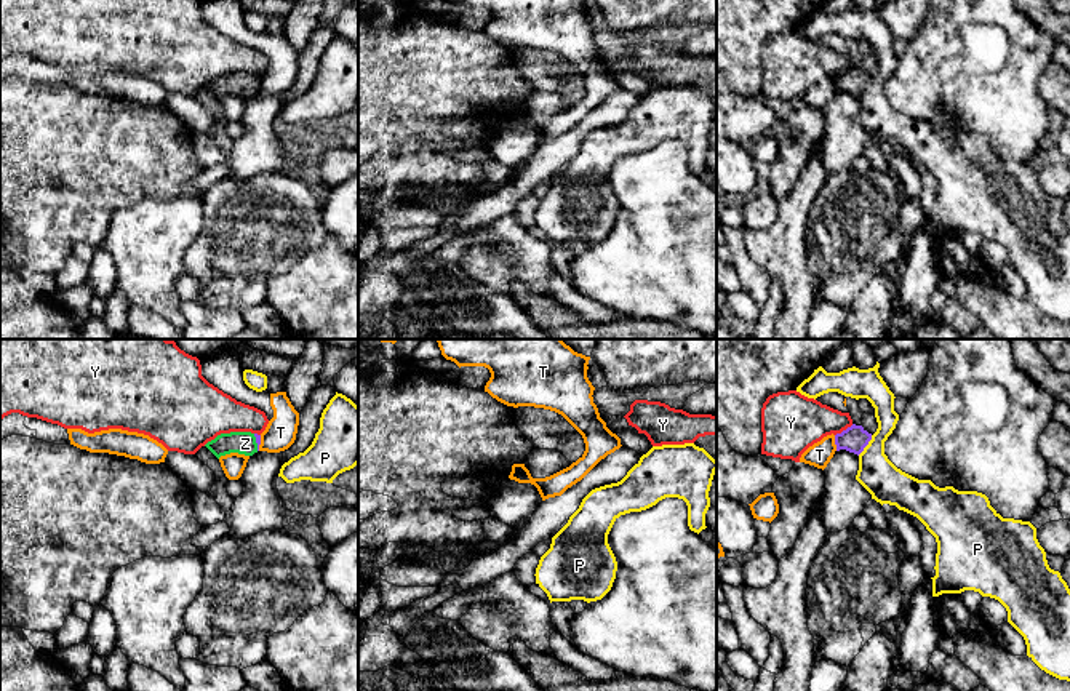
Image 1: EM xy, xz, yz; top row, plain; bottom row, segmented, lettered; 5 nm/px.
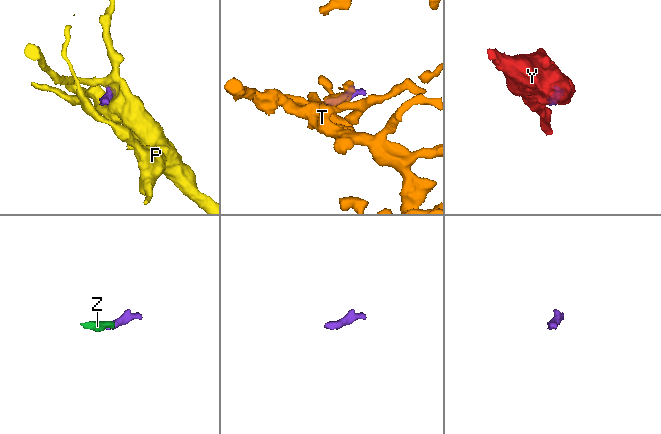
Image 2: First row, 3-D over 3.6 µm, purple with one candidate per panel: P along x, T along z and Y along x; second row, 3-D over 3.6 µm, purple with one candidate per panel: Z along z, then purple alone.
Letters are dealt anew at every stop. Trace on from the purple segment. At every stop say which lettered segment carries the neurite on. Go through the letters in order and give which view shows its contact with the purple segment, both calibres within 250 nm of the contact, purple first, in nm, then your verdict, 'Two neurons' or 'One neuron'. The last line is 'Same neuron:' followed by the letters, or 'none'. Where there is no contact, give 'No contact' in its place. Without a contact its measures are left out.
P: Touches purple in yz. Thickness 140 nm (purple) against 200 nm. Two neurons
T: Touches purple in yz. Thickness 140 nm (purple) against 120 nm. Two neurons
Y: Touches purple in yz. Thickness 140 nm (purple) against 280 nm. Two neurons
Z: Touches purple in xy. Thickness 30 nm (purple) against 110 nm. One neuron
Same neuron: Z

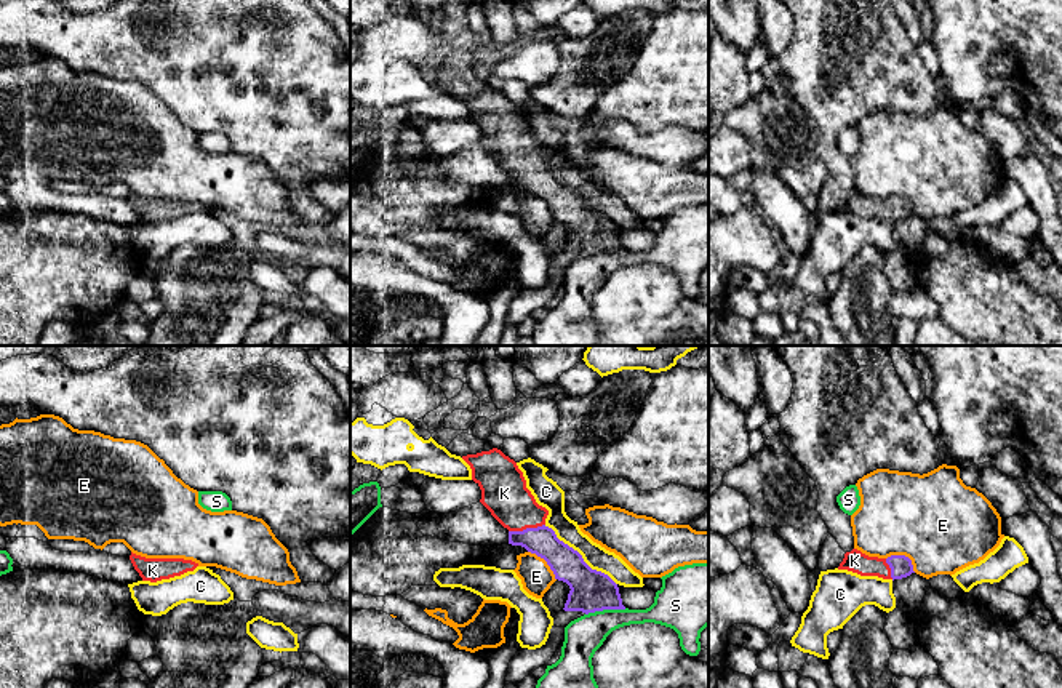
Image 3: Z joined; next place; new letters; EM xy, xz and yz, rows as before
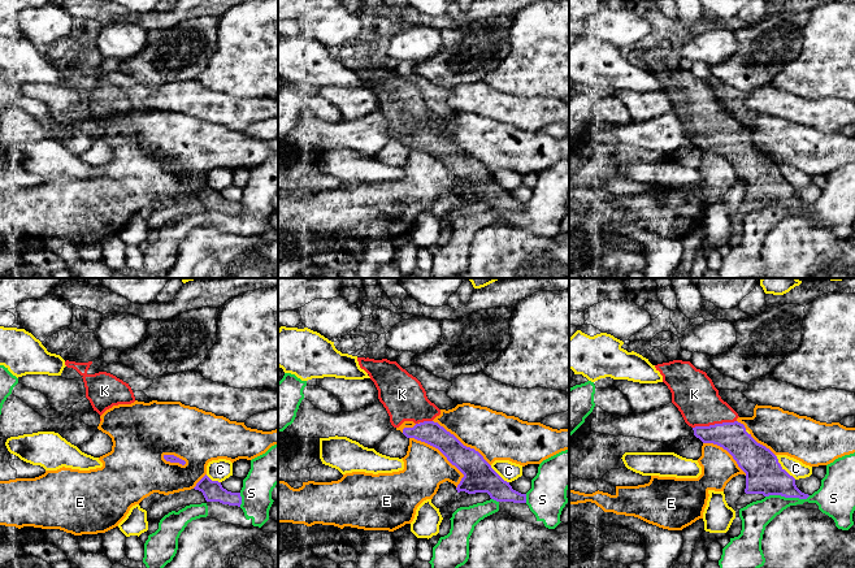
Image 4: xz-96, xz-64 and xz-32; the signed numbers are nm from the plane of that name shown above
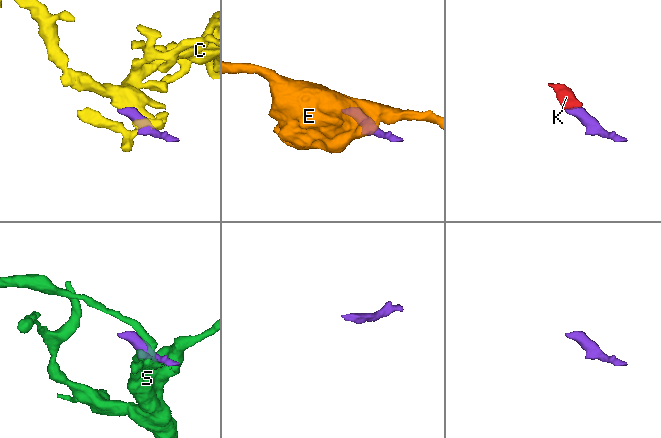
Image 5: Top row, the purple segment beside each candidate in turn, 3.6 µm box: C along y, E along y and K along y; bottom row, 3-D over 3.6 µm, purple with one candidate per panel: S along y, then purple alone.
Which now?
C: Touches purple in xz. Thickness 220 nm (purple) against 120 nm. Two neurons
E: Touches purple in yz. Thickness 110 nm (purple) against 460 nm. Two neurons
K: Touches purple in xz. Thickness 160 nm (purple) against 240 nm. One neuron
S: Touches purple in xz. Thickness 220 nm (purple) against 190 nm. Two neurons
Same neuron: K

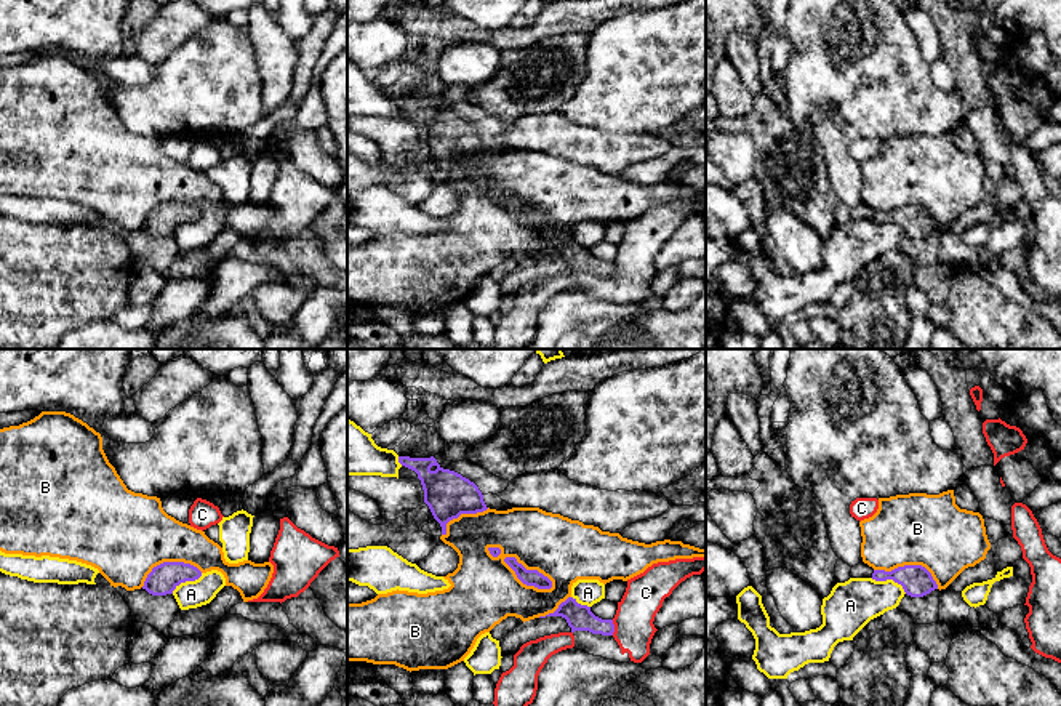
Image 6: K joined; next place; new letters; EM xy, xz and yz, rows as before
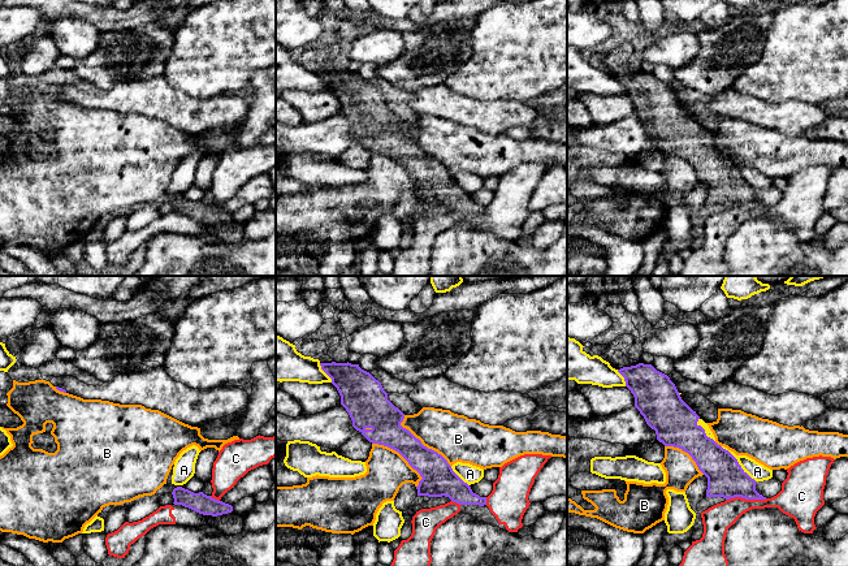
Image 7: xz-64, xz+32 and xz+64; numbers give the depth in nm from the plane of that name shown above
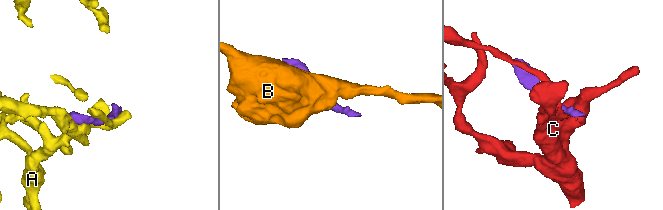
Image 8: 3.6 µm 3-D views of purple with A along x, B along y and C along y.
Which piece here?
A: Touches purple in yz. Thickness 160 nm (purple) against 240 nm. Two neurons
B: Touches purple in xz. Thickness 80 nm (purple) against 340 nm. Two neurons
C: Touches purple in xz. Thickness 130 nm (purple) against 200 nm. Two neurons
Same neuron: none

